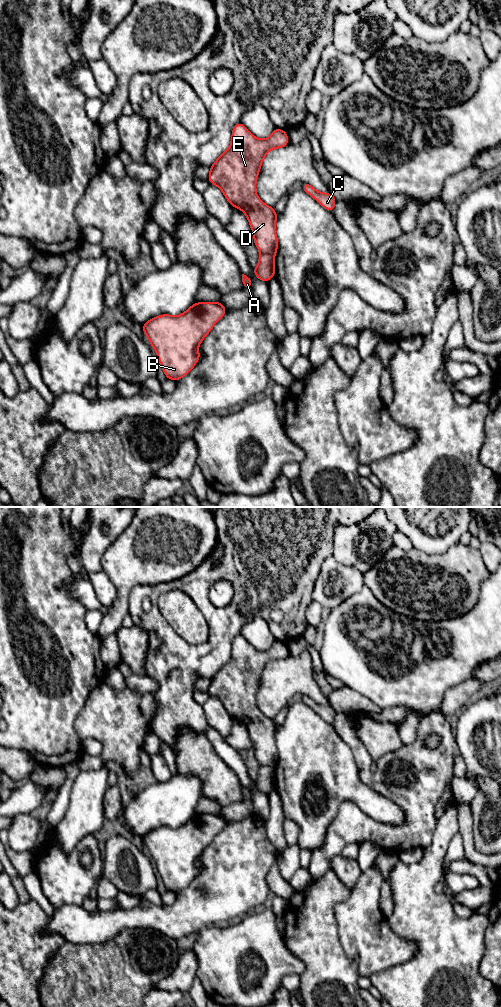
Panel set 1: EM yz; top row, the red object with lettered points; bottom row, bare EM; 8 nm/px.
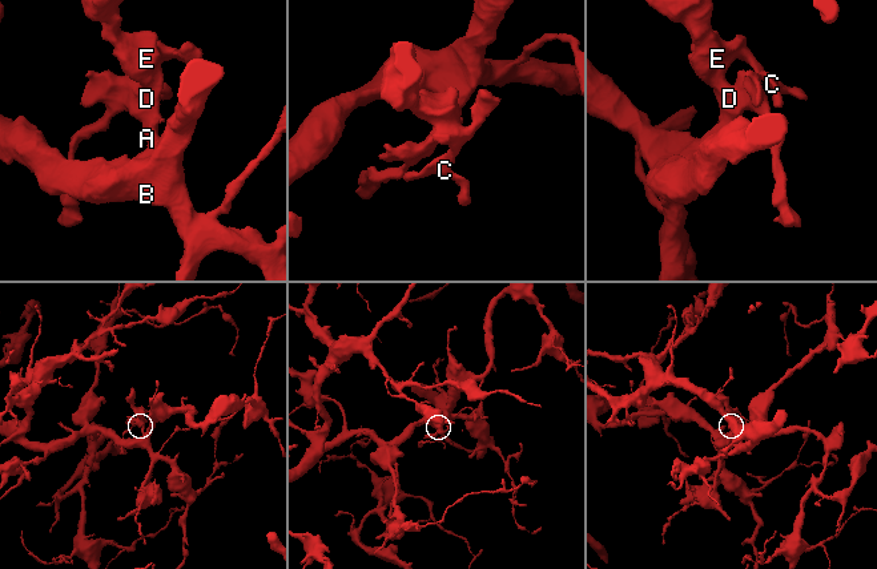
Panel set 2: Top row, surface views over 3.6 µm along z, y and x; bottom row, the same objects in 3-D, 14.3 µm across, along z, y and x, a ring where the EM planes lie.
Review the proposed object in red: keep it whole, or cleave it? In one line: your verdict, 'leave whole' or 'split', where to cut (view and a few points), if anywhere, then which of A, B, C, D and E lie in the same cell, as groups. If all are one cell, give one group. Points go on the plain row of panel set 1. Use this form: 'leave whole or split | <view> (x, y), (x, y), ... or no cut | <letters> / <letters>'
split | yz (260, 764), (270, 766), (273, 769) | A B / C D E

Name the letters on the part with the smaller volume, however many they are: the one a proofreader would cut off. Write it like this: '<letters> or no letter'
C, D, E

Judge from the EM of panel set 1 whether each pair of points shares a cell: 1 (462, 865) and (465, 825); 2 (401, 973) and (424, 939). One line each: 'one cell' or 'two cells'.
1: two cells
2: one cell

